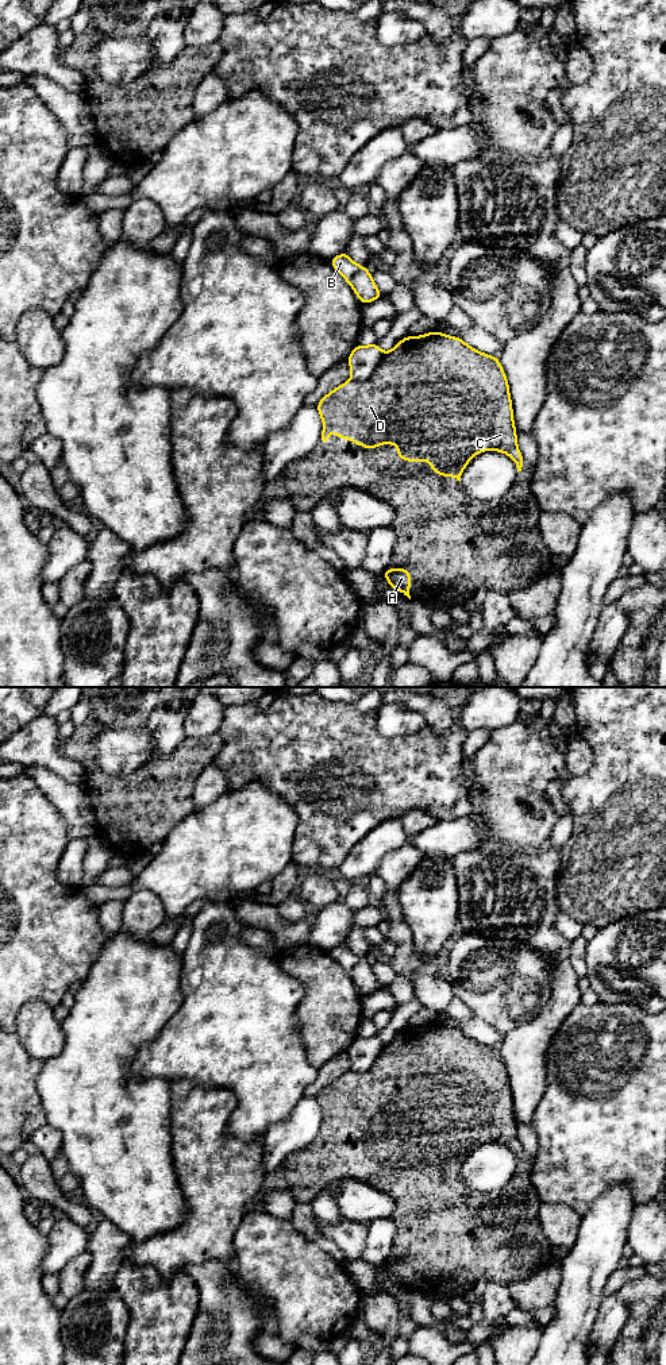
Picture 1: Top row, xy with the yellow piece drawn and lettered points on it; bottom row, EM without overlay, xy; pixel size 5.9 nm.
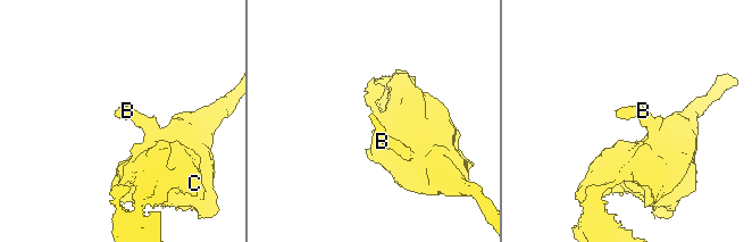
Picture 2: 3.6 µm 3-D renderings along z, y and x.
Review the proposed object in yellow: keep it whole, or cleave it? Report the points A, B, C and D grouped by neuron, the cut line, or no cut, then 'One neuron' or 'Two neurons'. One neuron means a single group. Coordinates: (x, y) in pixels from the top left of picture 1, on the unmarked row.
Groups: A C D / B. Split along xy (384, 1045), (376, 1061), (368, 1069), (351, 1071). Two neurons

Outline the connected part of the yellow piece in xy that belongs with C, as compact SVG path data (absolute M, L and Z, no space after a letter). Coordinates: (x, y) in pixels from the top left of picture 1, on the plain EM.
M432 1022L405 1027L385 1044L366 1072L349 1071L327 1084L316 1096L323 1119L319 1134L330 1134L330 1117L338 1130L350 1130L365 1141L397 1135L401 1152L416 1156L431 1152L430 1162L461 1173L474 1146L500 1142L521 1162L524 1148L517 1138L509 1073L498 1048L484 1045L458 1027Z

